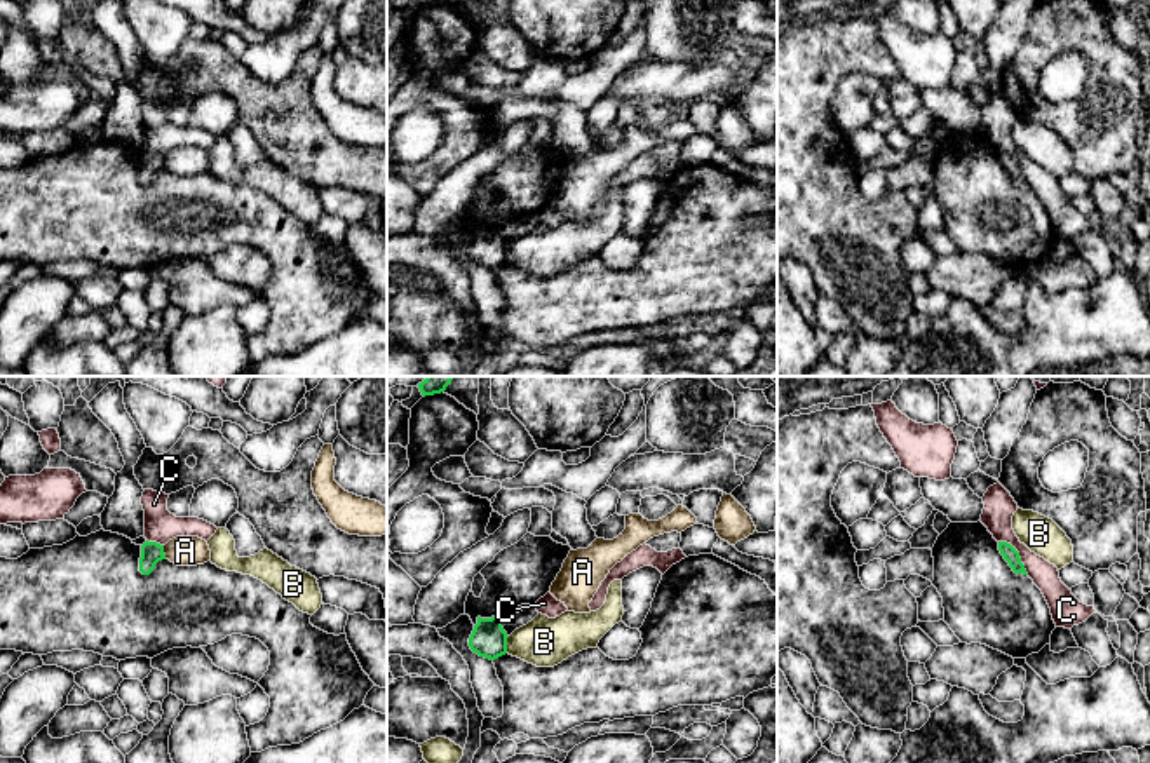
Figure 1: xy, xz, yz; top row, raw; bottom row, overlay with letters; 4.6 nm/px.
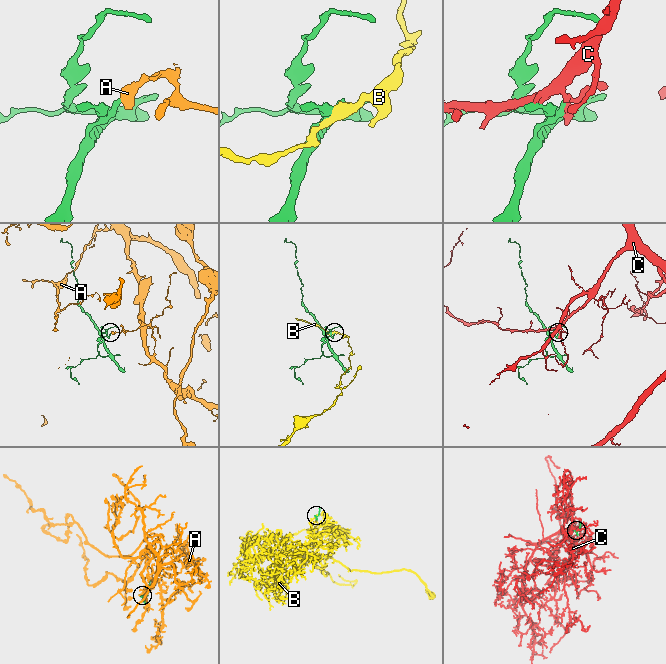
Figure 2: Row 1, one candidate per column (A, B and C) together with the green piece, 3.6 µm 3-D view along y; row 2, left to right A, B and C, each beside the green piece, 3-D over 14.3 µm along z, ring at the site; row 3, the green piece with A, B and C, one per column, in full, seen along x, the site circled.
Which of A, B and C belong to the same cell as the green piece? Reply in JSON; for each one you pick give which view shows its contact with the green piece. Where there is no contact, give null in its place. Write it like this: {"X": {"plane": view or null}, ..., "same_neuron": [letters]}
{"same_neuron": []}

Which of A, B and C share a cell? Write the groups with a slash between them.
A / B / C

